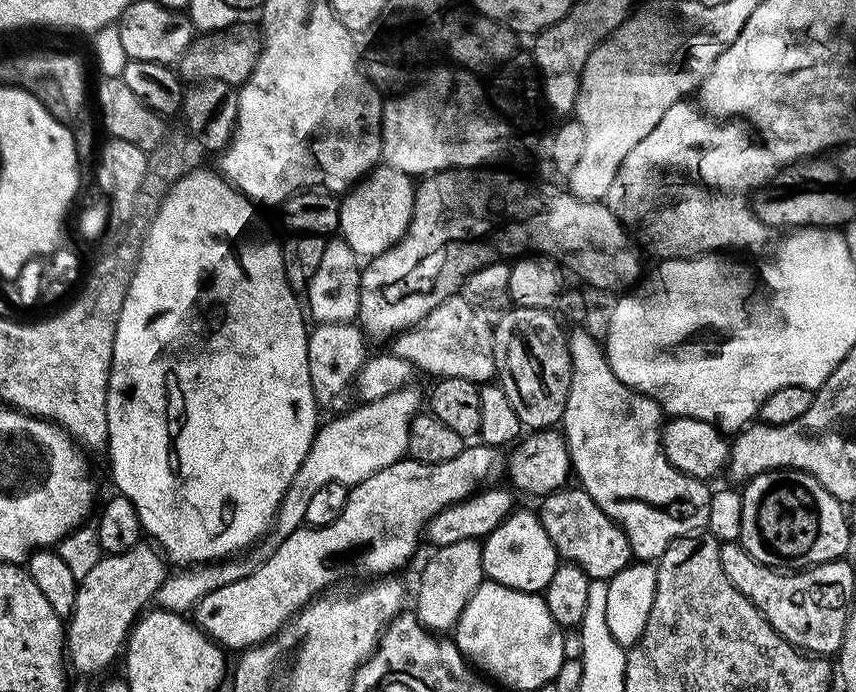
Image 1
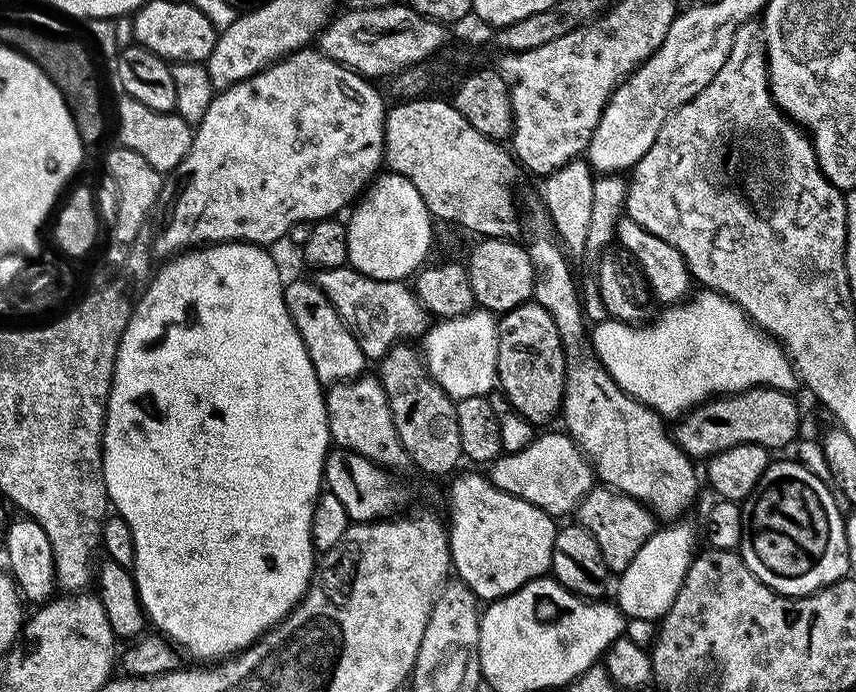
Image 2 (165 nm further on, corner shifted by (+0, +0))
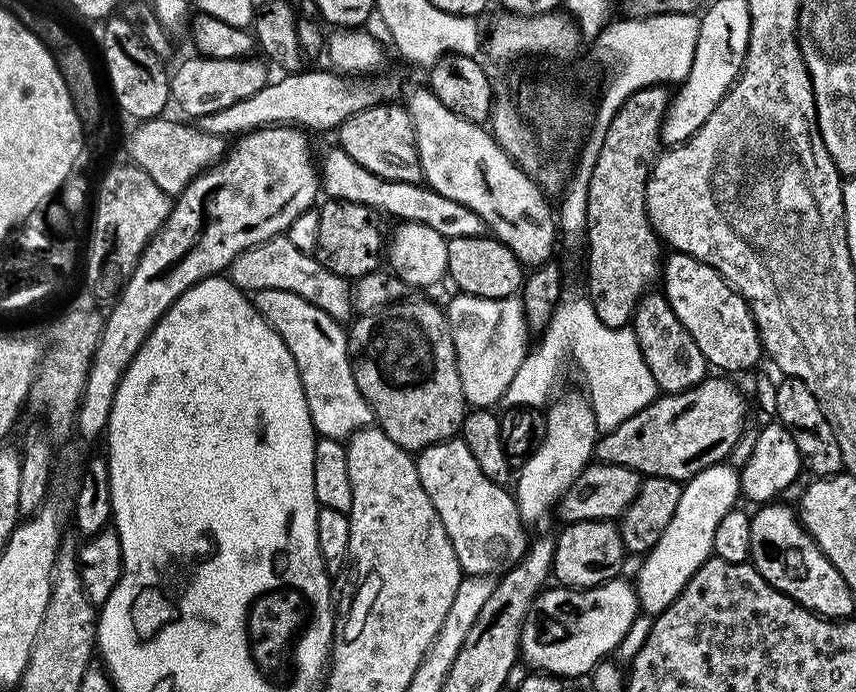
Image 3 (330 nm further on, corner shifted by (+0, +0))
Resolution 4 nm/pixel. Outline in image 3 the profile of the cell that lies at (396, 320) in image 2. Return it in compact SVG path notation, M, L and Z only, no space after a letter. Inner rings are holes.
M286 234L270 238L238 254L230 269L230 279L249 294L262 290L290 290L290 294L306 298L306 302L318 306L318 310L330 314L330 318L337 322L351 321L354 316L350 281L334 274L334 270L326 270L326 266L322 266L313 253L298 249Z

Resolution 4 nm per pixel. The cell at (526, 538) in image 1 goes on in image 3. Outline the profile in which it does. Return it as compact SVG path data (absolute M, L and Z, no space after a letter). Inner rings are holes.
M453 438L430 446L425 452L419 453L416 469L418 478L422 482L422 490L426 490L454 546L454 554L460 563L460 571L465 577L495 577L524 557L528 550L530 536L524 533L526 521L520 517L515 495L505 485L490 482L490 478L486 478L486 474L478 470L478 462L474 462L474 457L471 456L470 450L466 450L463 440Z

